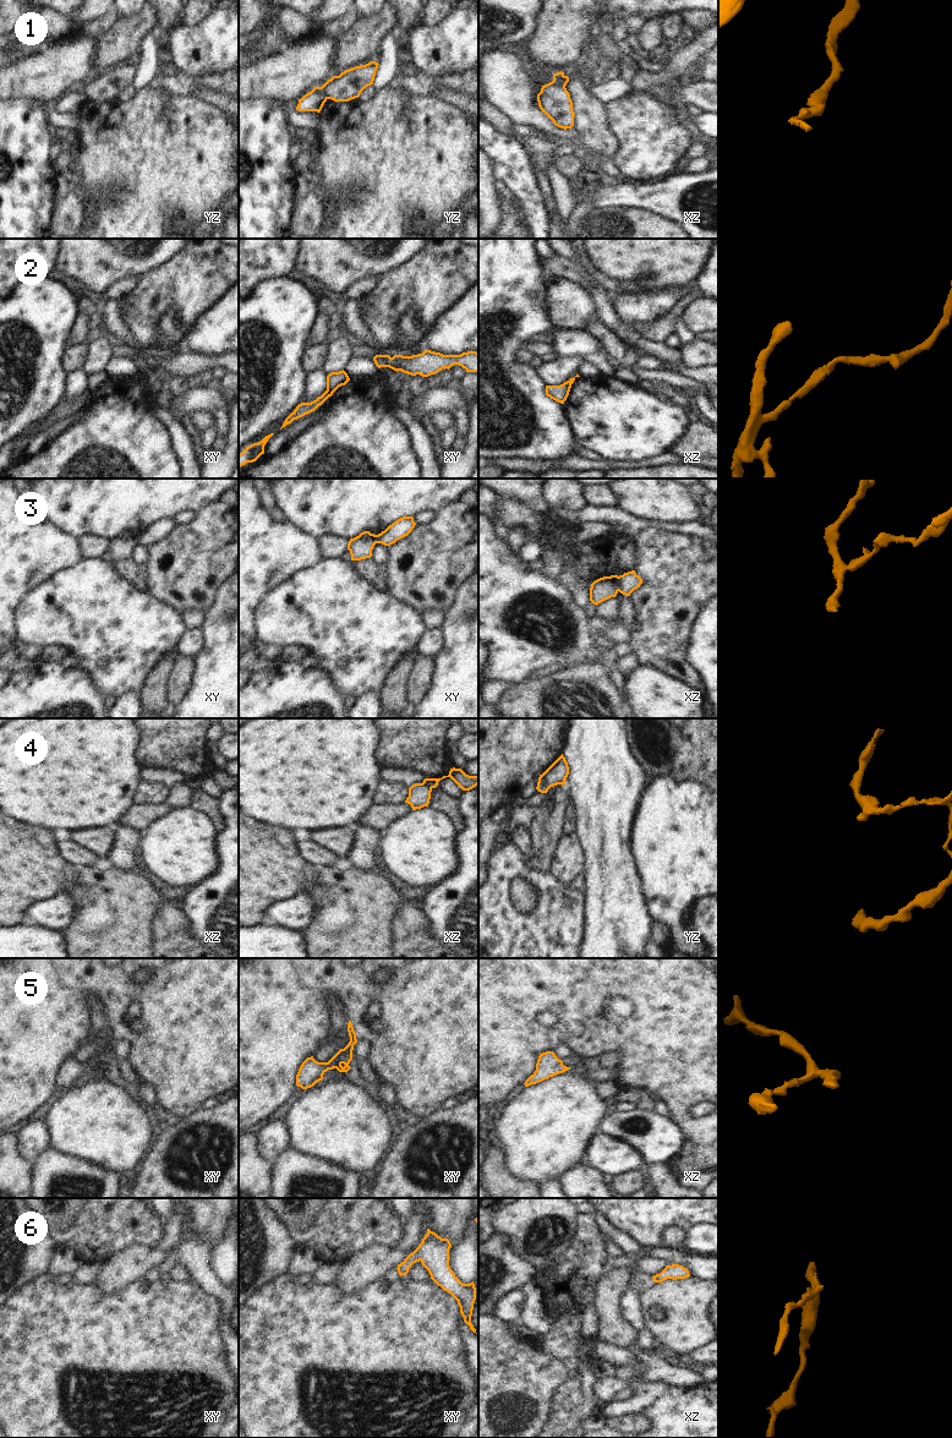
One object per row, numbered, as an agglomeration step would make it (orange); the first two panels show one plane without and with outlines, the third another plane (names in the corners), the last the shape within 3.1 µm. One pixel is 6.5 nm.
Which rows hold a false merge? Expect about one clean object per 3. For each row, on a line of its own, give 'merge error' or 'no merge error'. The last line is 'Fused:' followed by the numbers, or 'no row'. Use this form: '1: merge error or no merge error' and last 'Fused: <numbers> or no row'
1: merge error
2: merge error
3: merge error
4: merge error
5: no merge error
6: no merge error
Fused: 1, 2, 3, 4

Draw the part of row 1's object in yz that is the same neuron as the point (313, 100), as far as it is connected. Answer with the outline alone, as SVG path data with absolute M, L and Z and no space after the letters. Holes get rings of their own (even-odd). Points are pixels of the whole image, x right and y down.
M314 87L311 92L299 99L296 110L299 111L317 111L321 113L328 95L322 87Z

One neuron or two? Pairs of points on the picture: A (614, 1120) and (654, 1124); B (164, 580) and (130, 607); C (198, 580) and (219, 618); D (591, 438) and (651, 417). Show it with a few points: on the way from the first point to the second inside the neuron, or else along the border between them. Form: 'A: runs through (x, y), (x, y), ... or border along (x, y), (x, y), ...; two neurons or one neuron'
A: runs through (624, 1119), (633, 1115), (644, 1115); one neuron
B: border along (151, 591), (175, 606); two neurons
C: border along (225, 580), (218, 599), (204, 612); two neurons
D: runs through (606, 424), (636, 422); one neuron

